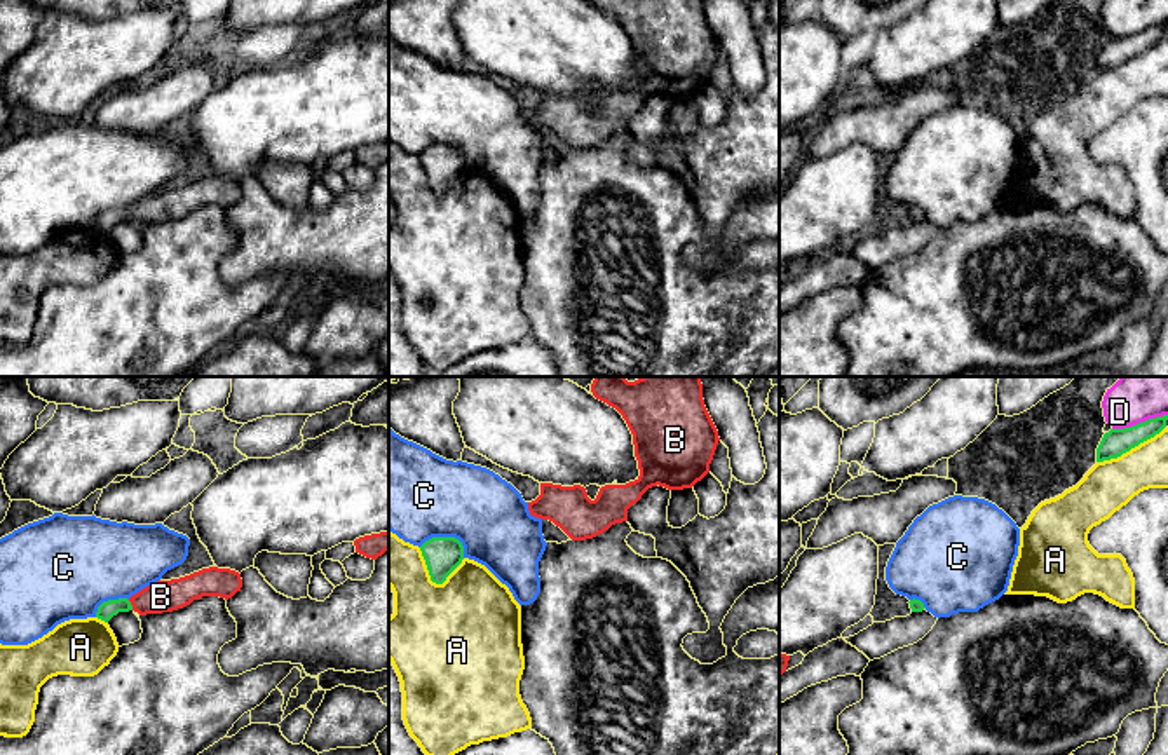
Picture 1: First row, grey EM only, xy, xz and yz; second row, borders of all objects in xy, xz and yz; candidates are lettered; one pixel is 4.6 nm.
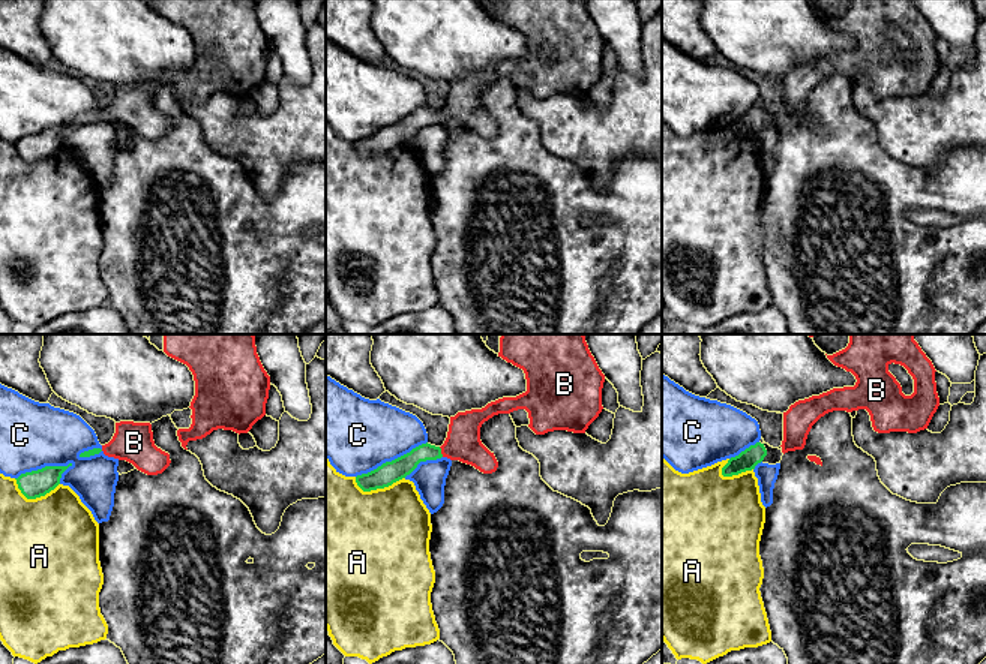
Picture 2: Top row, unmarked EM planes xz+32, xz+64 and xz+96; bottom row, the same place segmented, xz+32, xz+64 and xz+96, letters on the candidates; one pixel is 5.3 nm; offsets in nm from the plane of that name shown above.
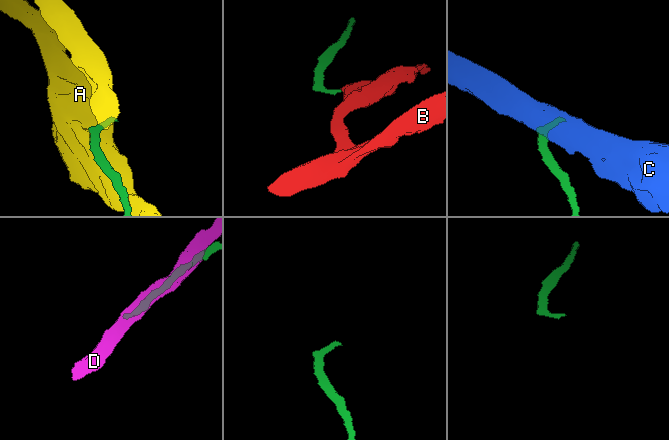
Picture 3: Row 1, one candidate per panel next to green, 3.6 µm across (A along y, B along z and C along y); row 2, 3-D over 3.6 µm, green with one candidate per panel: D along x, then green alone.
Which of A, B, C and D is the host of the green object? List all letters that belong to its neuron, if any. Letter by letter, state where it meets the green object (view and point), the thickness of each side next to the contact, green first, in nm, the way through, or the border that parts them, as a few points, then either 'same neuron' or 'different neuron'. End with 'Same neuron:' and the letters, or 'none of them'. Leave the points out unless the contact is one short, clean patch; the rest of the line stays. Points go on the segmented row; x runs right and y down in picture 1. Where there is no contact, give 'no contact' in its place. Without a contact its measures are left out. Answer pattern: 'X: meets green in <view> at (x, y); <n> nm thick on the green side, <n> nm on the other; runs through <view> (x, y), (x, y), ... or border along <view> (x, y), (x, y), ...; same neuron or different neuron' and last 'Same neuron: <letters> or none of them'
A: meets green in xz at (433, 581); 170 nm thick on the green side, 460 nm on the other; different neuron
B: meets green in xy at (131, 605); 80 nm thick on the green side, 140 nm on the other; runs through xy (112, 607), (131, 605), (161, 597); same neuron
C: meets green in xz at (447, 537); 170 nm thick on the green side, 420 nm on the other; different neuron
D: meets green in yz at (1140, 422); 120 nm thick on the green side, 240 nm on the other; different neuron
Same neuron: B

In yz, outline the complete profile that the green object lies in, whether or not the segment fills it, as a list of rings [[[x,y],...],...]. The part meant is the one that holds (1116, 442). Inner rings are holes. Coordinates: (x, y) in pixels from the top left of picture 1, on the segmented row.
[[[1168,415],[1149,418],[1131,427],[1110,429],[1097,448],[1097,462],[1117,459],[1166,427]]]

